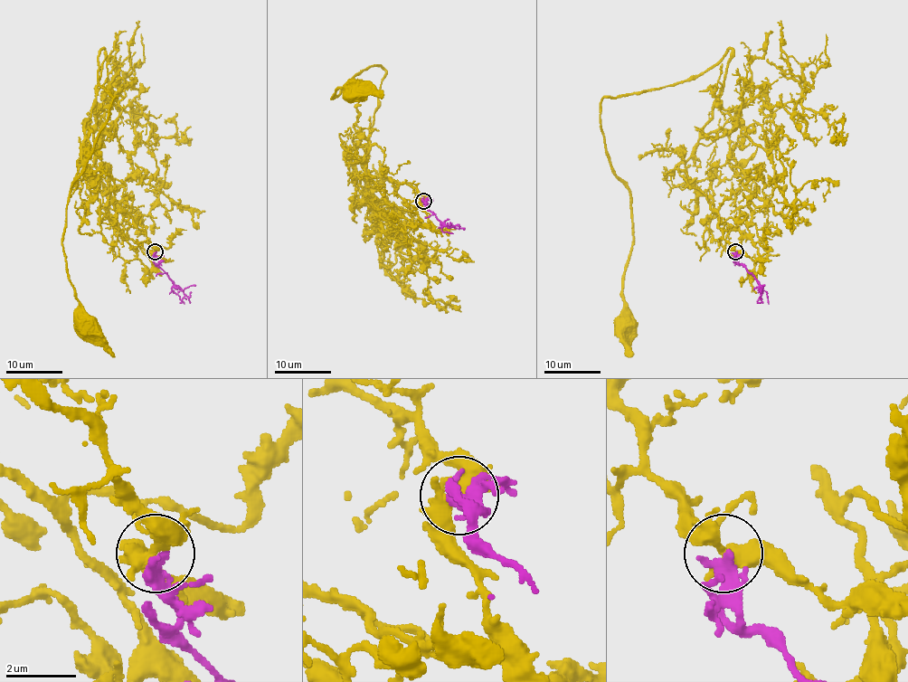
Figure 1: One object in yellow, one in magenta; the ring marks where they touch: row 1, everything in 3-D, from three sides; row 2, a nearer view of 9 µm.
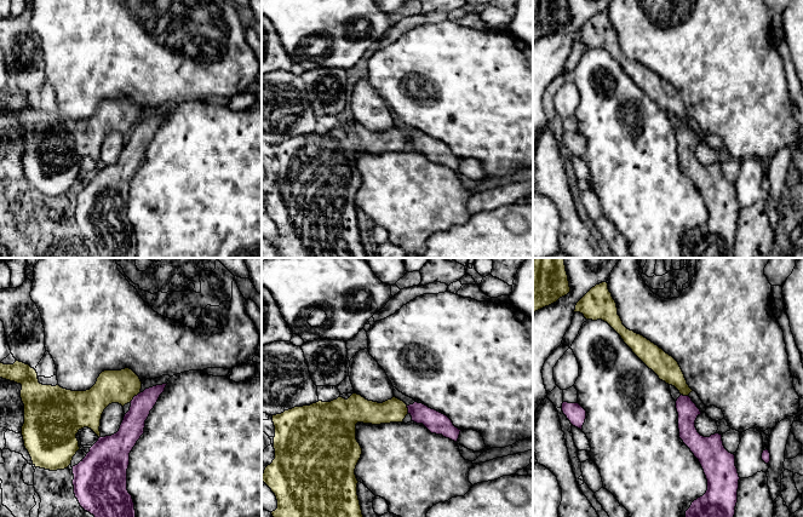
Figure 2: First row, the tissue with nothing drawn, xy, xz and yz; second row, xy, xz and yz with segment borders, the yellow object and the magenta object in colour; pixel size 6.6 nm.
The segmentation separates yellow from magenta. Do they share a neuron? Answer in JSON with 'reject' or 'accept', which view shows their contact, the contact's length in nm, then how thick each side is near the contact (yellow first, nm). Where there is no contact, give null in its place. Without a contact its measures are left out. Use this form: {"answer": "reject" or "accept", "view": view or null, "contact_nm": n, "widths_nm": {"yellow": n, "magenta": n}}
{"answer": "reject", "view": "xy", "contact_nm": 100, "widths_nm": {"yellow": 220, "magenta": 160}}

